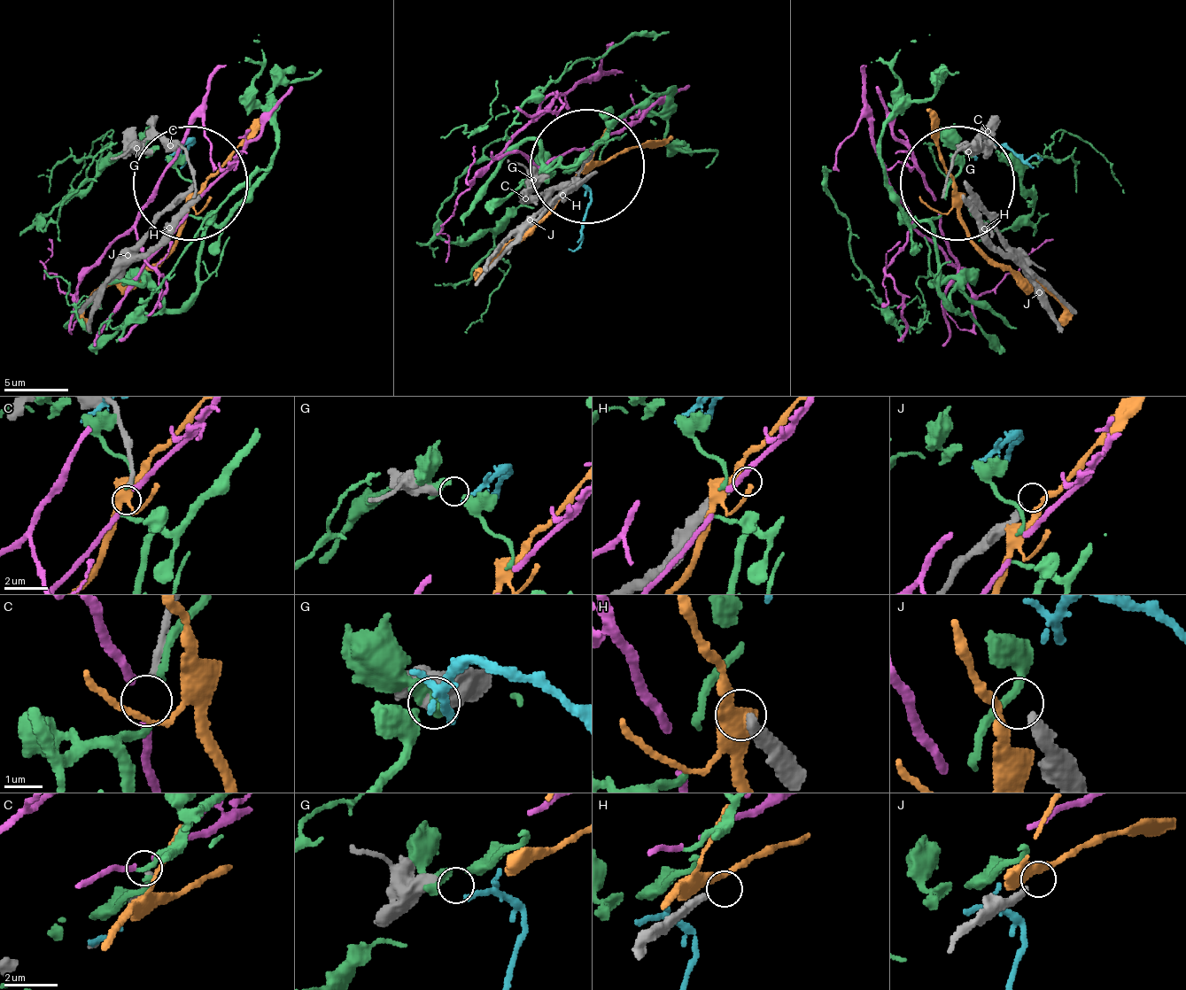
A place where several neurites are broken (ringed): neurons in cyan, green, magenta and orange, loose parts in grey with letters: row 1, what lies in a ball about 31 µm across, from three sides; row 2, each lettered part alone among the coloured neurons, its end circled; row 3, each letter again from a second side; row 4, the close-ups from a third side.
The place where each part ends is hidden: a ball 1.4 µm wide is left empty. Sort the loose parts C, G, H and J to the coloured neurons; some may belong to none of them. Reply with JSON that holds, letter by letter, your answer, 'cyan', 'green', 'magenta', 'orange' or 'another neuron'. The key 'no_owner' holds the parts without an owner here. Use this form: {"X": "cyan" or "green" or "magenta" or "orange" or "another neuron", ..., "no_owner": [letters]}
{"C": "another neuron", "G": "another neuron", "H": "another neuron", "J": "another neuron", "no_owner": ["C", "G", "H", "J"]}

